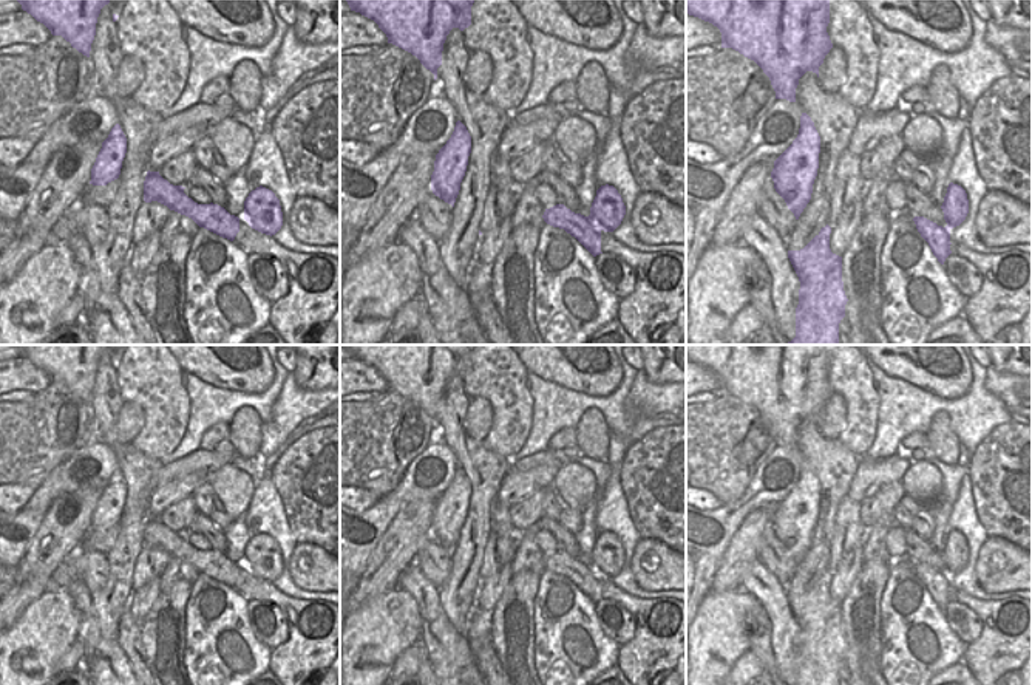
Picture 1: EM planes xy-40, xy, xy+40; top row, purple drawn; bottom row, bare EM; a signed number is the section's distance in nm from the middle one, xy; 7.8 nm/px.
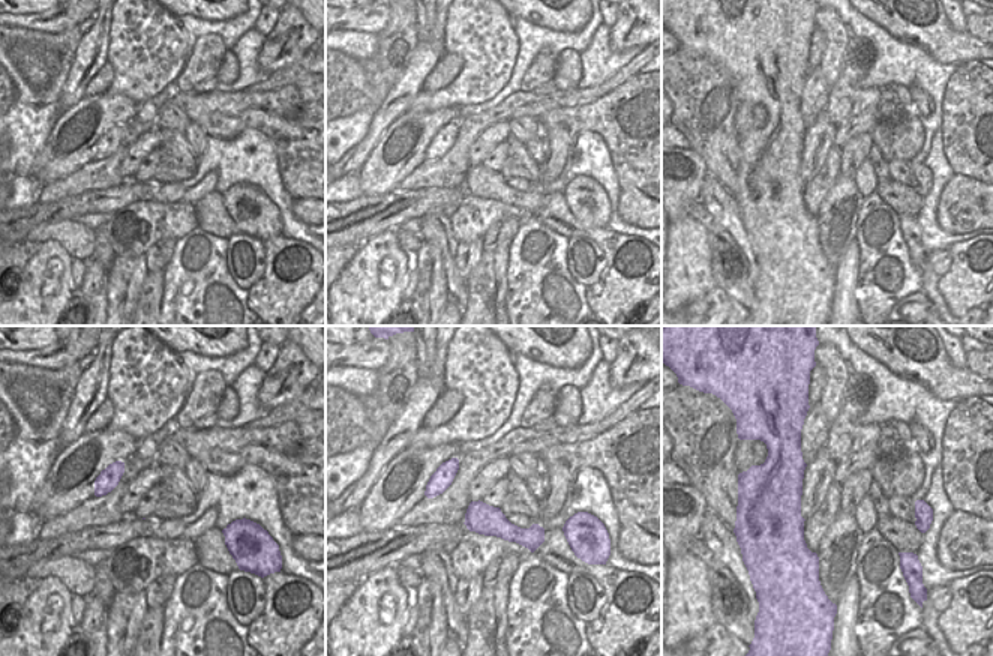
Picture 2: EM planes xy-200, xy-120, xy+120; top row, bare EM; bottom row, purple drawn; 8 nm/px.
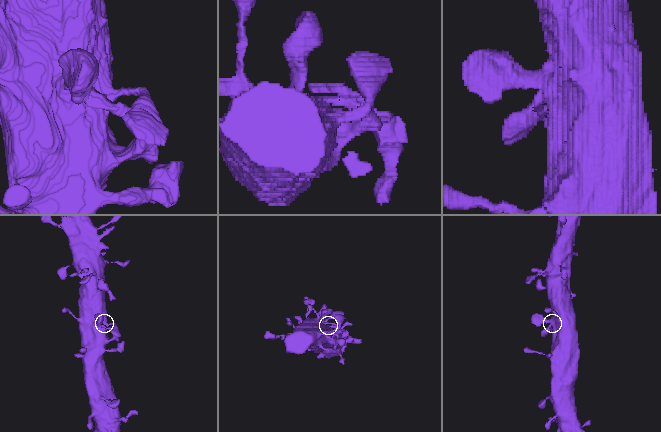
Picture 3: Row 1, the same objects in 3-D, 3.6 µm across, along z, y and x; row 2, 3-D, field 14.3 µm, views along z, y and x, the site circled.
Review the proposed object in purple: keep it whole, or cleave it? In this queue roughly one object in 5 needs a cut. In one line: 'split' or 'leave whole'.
leave whole

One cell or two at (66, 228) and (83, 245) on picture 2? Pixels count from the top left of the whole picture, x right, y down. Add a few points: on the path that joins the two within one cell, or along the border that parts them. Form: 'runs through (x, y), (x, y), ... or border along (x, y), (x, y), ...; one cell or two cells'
runs through (71, 233), (78, 240); one cell

